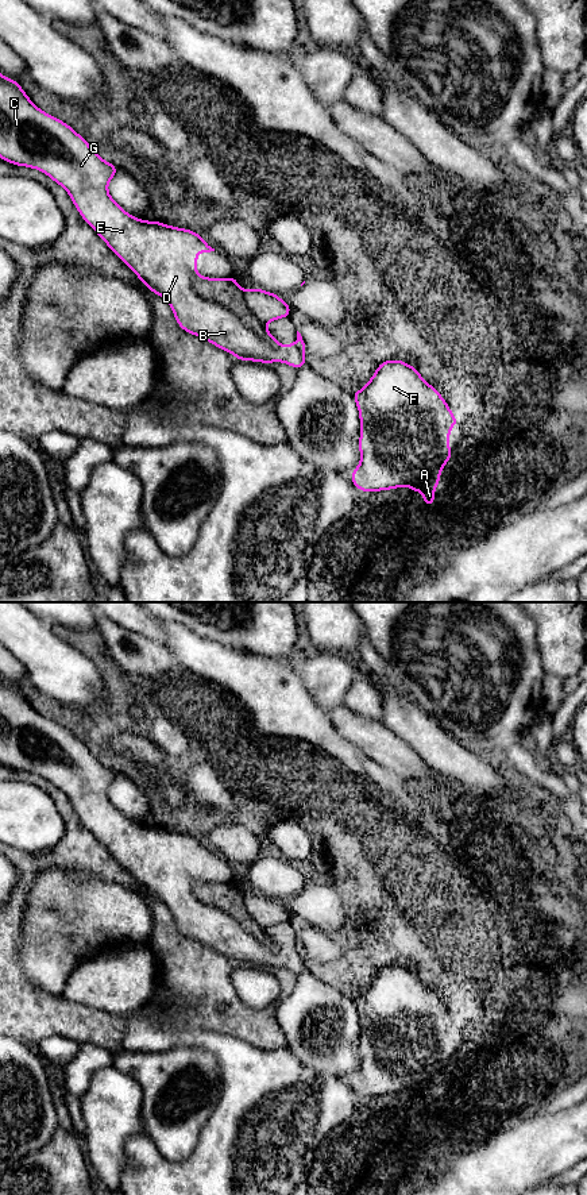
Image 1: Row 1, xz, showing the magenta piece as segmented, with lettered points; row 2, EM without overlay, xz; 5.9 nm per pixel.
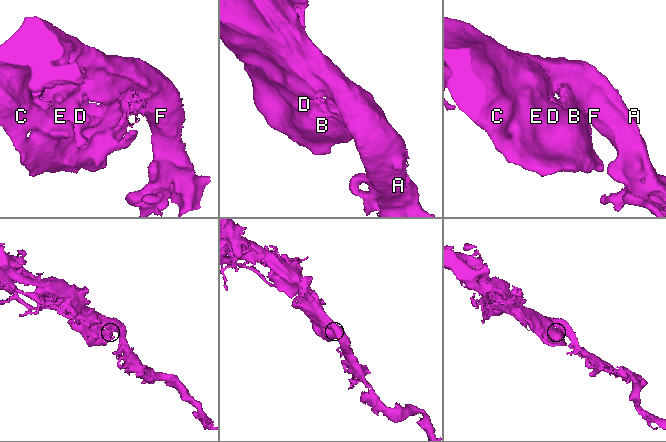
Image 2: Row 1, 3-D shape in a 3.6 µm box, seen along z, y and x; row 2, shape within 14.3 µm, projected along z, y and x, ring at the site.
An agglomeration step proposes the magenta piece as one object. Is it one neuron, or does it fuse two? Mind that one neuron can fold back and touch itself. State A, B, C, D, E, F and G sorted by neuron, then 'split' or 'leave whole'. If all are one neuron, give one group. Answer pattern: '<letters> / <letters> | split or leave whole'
A F / B C D E G | split

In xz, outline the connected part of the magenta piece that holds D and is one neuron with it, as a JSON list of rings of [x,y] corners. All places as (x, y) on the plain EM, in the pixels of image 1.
[[[1,679],[0,763],[18,771],[38,774],[65,793],[81,822],[152,898],[169,907],[184,936],[233,959],[237,965],[282,967],[297,975],[306,970],[306,961],[297,948],[274,952],[223,910],[202,903],[194,894],[197,859],[215,853],[194,836],[128,820],[107,794],[119,774],[104,766],[69,729],[35,712],[18,686]]]

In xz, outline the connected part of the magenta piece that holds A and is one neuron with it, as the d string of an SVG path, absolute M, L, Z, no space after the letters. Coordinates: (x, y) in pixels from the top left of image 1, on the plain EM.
M398 964L379 968L371 984L359 997L352 998L352 1002L360 1022L360 1069L351 1076L354 1091L367 1098L408 1091L410 1095L421 1096L424 1107L433 1111L441 1073L451 1064L451 1032L459 1029L447 1006L412 970Z

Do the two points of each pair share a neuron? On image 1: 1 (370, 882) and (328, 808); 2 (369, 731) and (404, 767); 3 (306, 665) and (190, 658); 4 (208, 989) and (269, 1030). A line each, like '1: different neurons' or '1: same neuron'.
1: same neuron
2: same neuron
3: different neurons
4: same neuron

